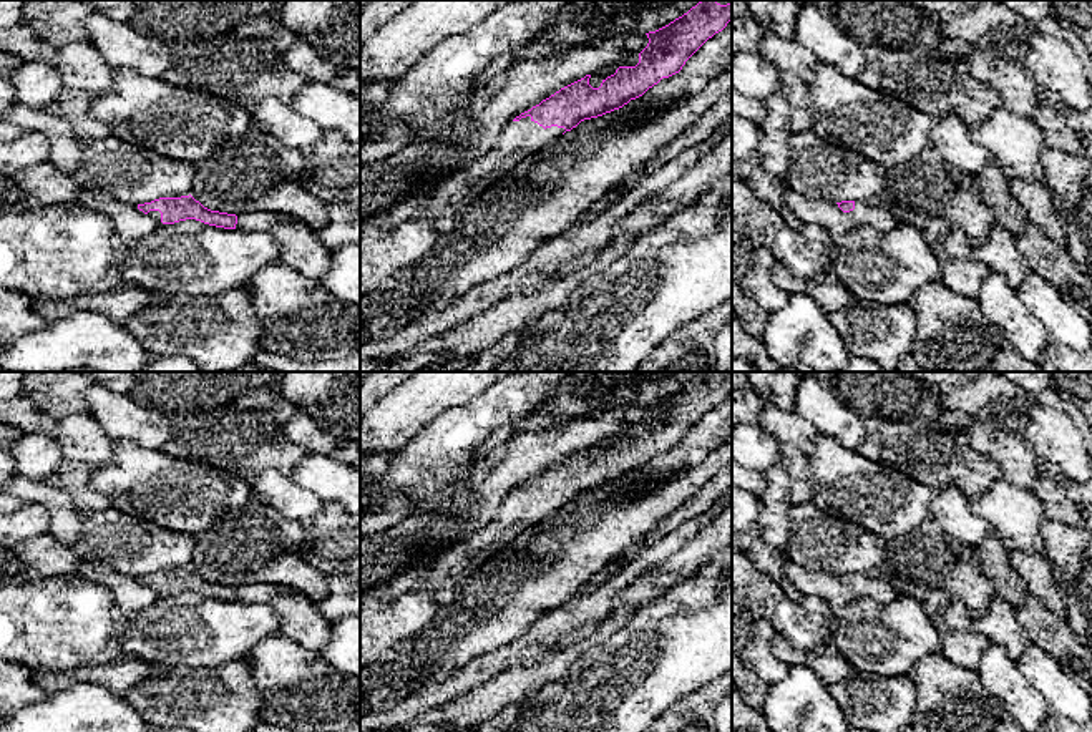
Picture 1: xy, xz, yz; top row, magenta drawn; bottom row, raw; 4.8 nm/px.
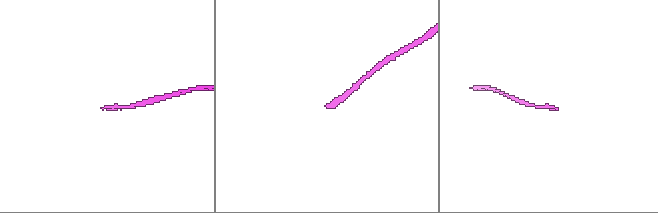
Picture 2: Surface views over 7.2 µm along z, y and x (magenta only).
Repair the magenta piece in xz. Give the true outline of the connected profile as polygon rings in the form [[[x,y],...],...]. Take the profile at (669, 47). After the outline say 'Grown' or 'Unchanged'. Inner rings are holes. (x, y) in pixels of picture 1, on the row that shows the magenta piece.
[[[700,0],[687,13],[669,25],[646,33],[647,46],[639,53],[636,66],[619,66],[614,75],[602,80],[599,88],[589,85],[591,75],[561,88],[539,105],[516,116],[508,123],[495,148],[483,158],[461,168],[456,174],[443,179],[431,194],[427,214],[446,219],[451,211],[495,184],[503,174],[521,163],[528,154],[541,151],[564,131],[571,131],[581,121],[602,116],[622,108],[631,100],[642,96],[662,78],[669,78],[682,70],[685,61],[715,33],[722,32],[732,20],[732,3],[720,5],[715,0]]]. Grown

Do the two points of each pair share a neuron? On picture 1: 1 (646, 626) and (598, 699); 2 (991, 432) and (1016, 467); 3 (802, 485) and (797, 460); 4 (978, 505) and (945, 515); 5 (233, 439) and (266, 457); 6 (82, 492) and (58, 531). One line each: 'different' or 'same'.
1: same
2: same
3: same
4: different
5: same
6: different

